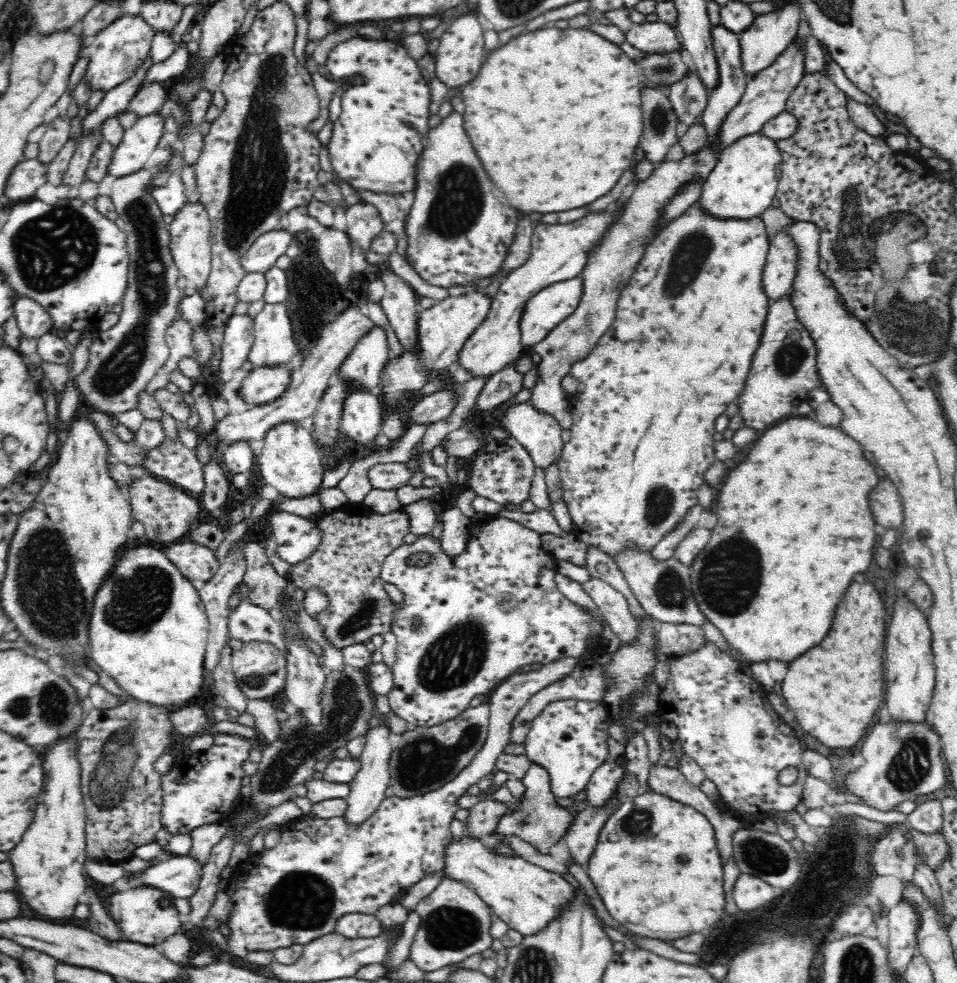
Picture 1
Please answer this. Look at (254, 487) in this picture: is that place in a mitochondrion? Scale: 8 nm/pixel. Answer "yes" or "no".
no

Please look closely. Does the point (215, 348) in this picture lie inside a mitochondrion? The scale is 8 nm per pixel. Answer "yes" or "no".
no

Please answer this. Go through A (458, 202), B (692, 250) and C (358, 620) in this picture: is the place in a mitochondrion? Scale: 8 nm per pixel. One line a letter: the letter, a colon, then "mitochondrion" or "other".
A: mitochondrion
B: mitochondrion
C: mitochondrion

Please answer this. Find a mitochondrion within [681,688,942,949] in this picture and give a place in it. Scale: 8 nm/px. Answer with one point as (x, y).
(909, 768)

